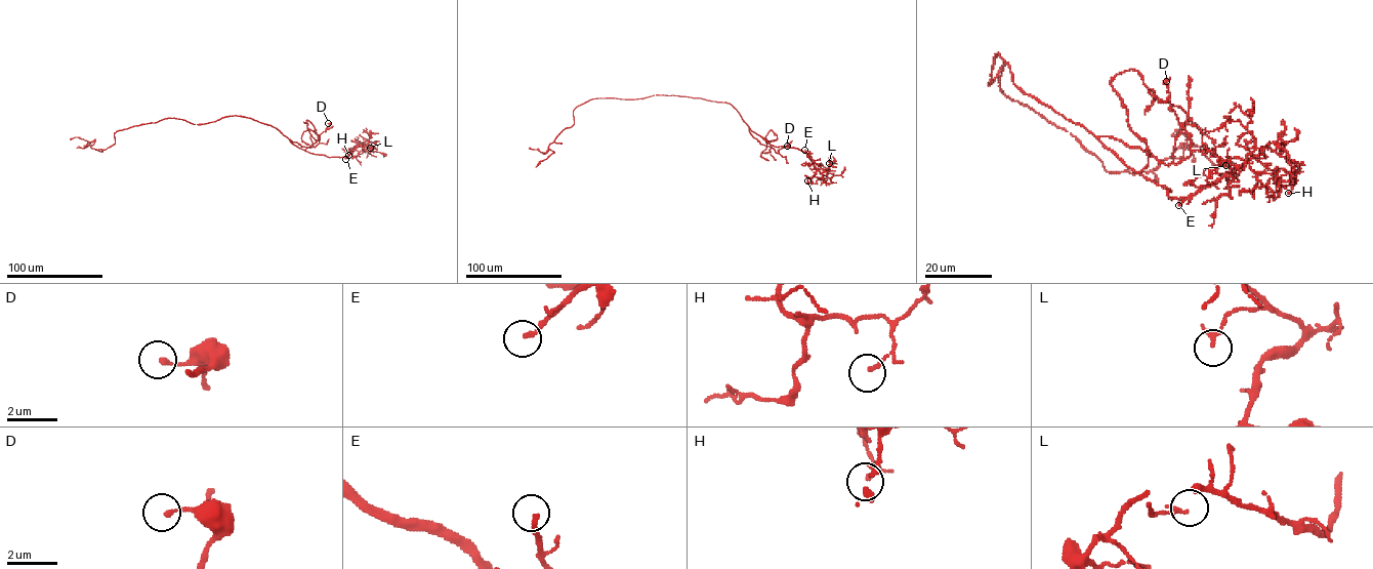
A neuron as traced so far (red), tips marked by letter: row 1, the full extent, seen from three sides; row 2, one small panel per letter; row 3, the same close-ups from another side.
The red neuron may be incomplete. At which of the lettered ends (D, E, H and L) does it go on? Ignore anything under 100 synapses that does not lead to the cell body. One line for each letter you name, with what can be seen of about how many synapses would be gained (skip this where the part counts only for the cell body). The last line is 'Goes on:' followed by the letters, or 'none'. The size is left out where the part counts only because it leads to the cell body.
Goes on: E

